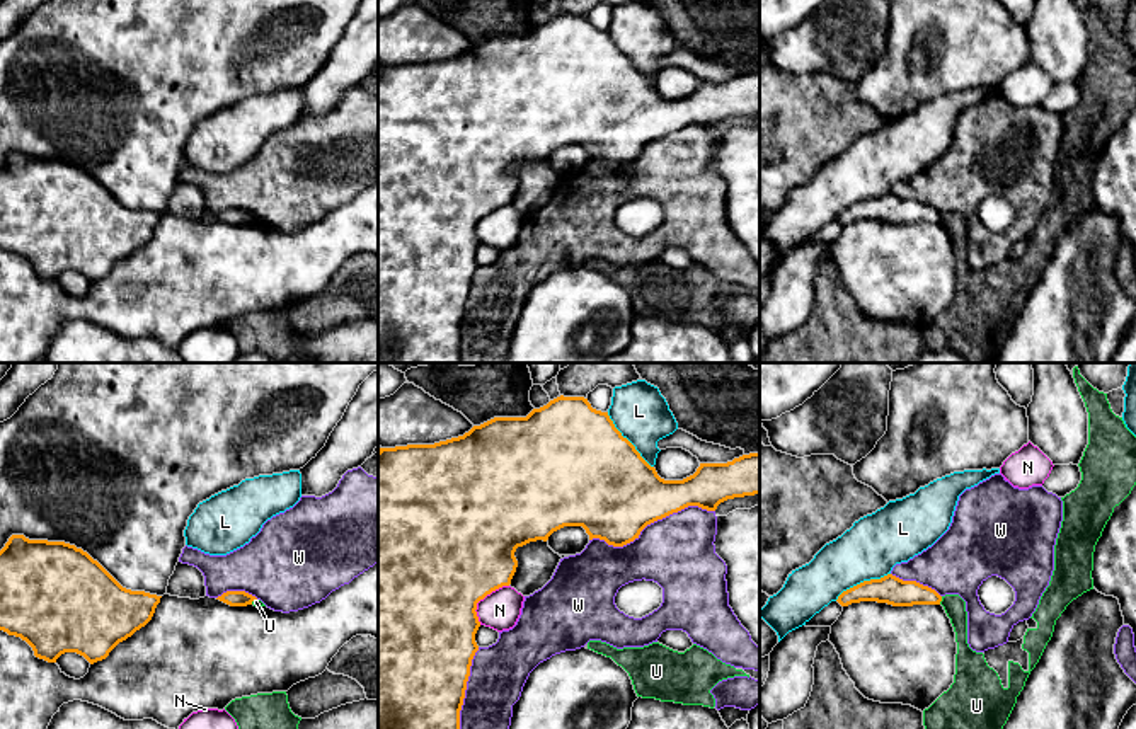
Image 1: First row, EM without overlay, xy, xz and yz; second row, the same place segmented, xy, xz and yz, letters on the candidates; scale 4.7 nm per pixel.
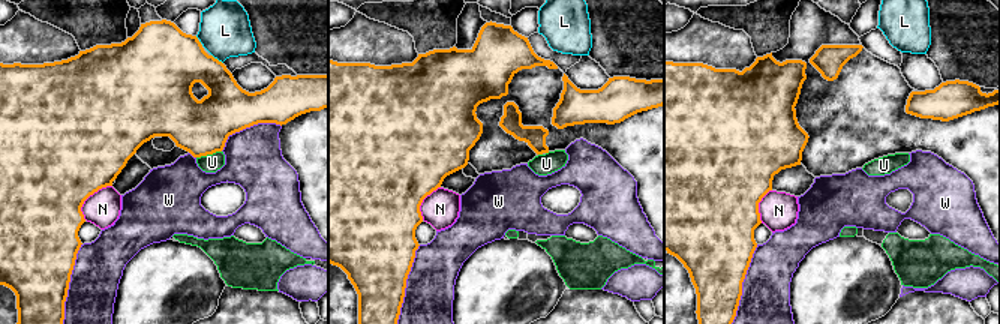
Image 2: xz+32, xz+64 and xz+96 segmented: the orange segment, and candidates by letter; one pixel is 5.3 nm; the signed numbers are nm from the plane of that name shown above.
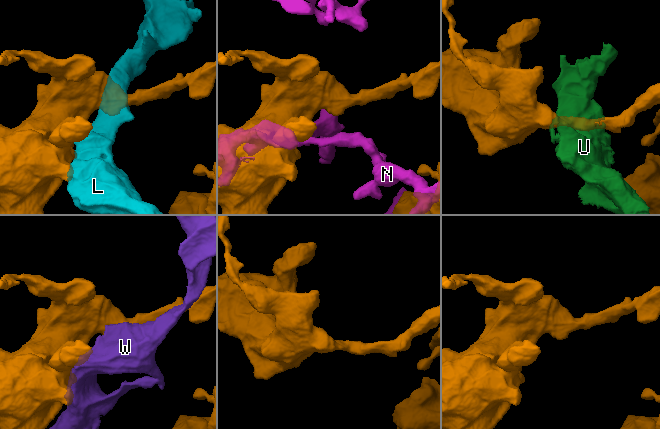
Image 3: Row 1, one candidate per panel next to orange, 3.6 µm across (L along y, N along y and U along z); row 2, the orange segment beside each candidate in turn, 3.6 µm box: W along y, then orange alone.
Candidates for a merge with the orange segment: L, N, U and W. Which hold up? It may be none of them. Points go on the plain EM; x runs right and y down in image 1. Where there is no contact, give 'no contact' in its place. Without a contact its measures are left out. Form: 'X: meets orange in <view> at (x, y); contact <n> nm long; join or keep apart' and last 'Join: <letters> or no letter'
L: meets orange in xz at (627, 58); contact 340 nm long; keep apart
N: meets orange in xz at (482, 217); contact 240 nm long; keep apart
U: meets orange in yz at (940, 218); contact 40 nm long; keep apart
W: meets orange in xz at (651, 140); contact 600 nm long; keep apart
Join: no letter

